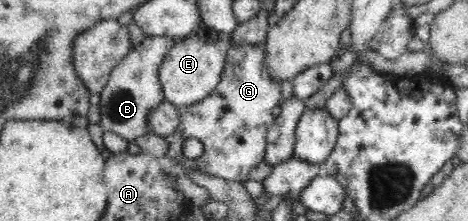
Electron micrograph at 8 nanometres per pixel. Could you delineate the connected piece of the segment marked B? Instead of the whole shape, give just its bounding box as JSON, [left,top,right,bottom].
[100,37,175,141]

